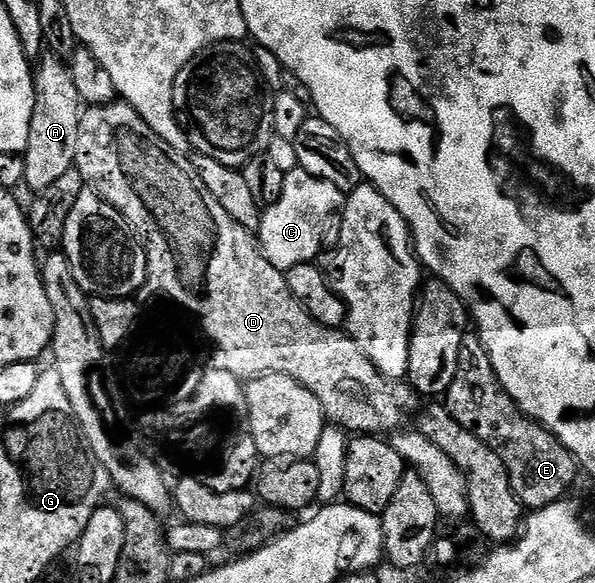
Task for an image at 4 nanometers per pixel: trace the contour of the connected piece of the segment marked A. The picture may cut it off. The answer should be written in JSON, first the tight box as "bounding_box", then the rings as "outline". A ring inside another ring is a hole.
{"bounding_box":[22,51,82,194],"outline":[[[45,51],[35,61],[34,75],[34,114],[30,118],[30,138],[26,142],[26,150],[22,154],[25,162],[23,183],[32,194],[50,190],[62,174],[73,171],[76,167],[78,150],[78,130],[82,115],[82,101],[78,90],[74,87],[74,78],[69,61],[63,56]]]}

